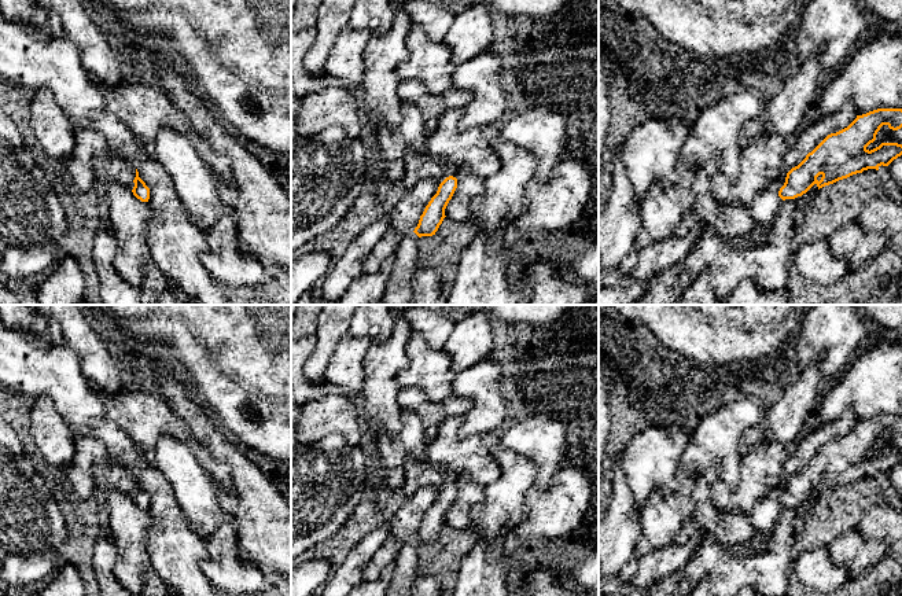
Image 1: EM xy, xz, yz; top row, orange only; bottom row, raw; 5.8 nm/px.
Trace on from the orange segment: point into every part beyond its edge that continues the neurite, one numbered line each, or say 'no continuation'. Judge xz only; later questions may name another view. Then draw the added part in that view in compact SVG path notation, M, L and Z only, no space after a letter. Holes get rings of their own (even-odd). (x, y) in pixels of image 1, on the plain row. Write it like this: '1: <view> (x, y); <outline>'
1: xz (418, 473); M409 457L405 466L402 490L406 494L417 492L423 486L431 486L439 492L449 483L457 486L460 477L446 467L430 463L427 459Z

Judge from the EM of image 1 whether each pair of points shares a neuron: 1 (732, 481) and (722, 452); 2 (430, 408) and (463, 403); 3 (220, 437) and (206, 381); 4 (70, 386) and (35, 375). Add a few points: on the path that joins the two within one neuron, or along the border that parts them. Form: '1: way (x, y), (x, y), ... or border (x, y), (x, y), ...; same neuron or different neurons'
1: way (729, 474), (728, 459); same neuron
2: way (438, 408), (455, 405); same neuron
3: border (198, 398), (209, 415), (228, 433); different neurons
4: way (62, 379), (58, 375), (43, 375); same neuron

